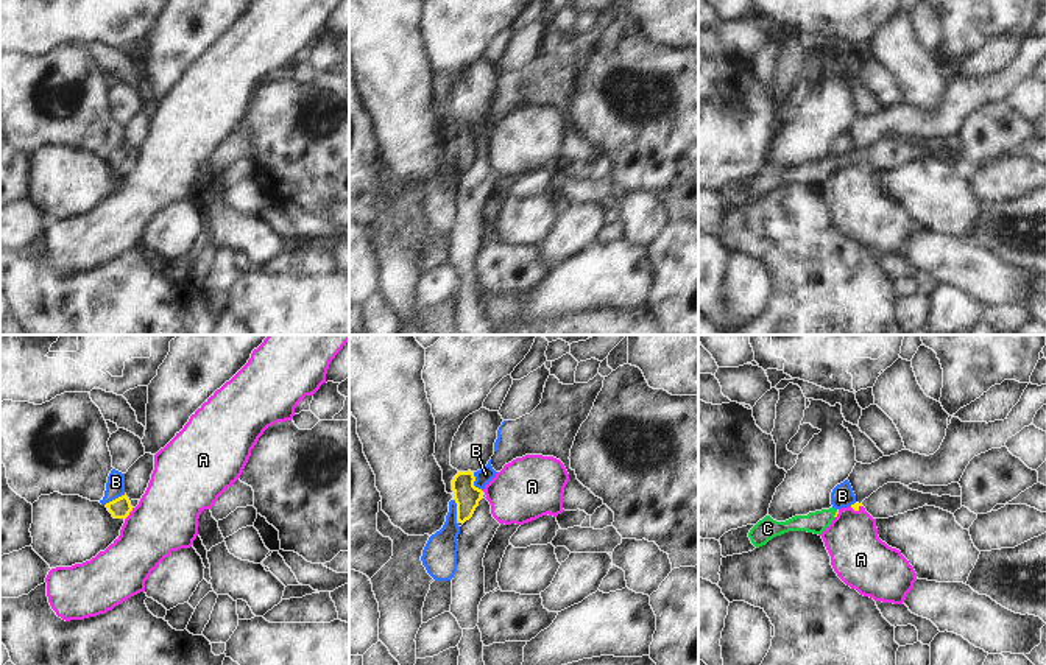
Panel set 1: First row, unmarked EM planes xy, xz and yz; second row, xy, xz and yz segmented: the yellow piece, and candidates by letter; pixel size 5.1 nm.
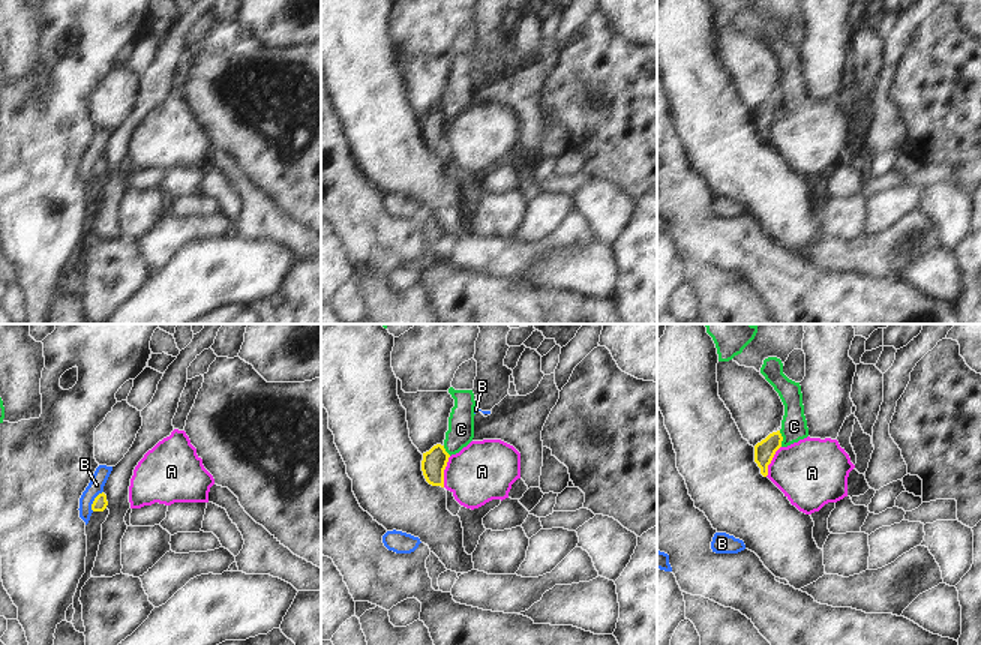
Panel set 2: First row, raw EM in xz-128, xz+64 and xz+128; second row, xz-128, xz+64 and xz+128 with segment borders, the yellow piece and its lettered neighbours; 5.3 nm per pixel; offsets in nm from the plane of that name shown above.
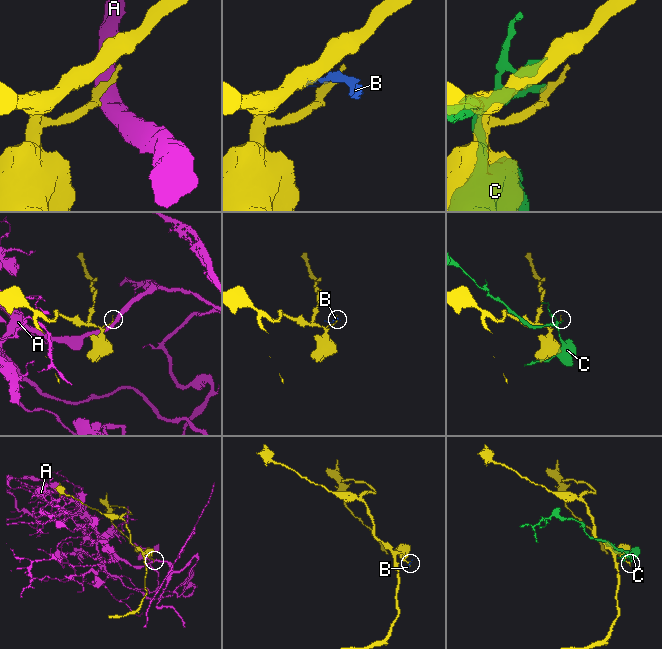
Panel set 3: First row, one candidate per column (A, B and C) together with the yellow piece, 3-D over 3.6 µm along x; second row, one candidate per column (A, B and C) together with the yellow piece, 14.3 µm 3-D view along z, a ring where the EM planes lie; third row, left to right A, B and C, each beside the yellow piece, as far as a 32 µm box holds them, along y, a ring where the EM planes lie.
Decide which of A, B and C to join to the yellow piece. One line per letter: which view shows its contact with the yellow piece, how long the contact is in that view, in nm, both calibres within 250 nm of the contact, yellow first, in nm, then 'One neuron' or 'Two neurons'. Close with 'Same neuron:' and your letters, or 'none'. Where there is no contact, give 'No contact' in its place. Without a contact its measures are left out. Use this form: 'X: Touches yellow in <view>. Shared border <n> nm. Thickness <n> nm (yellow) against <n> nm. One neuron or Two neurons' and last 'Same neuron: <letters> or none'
A: Touches yellow in xy. Shared border 80 nm. Thickness 110 nm (yellow) against 320 nm. Two neurons
B: Touches yellow in xz. Shared border 120 nm. Thickness 140 nm (yellow) against 80 nm. Two neurons
C: Touches yellow in yz. Shared border 50 nm. Thickness 20 nm (yellow) against 110 nm. Two neurons
Same neuron: none

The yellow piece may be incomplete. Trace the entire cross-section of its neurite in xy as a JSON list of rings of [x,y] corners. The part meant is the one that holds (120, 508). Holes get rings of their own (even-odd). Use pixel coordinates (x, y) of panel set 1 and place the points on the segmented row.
[[[125,495],[106,503],[108,511],[114,519],[126,519],[133,511],[129,498]]]

